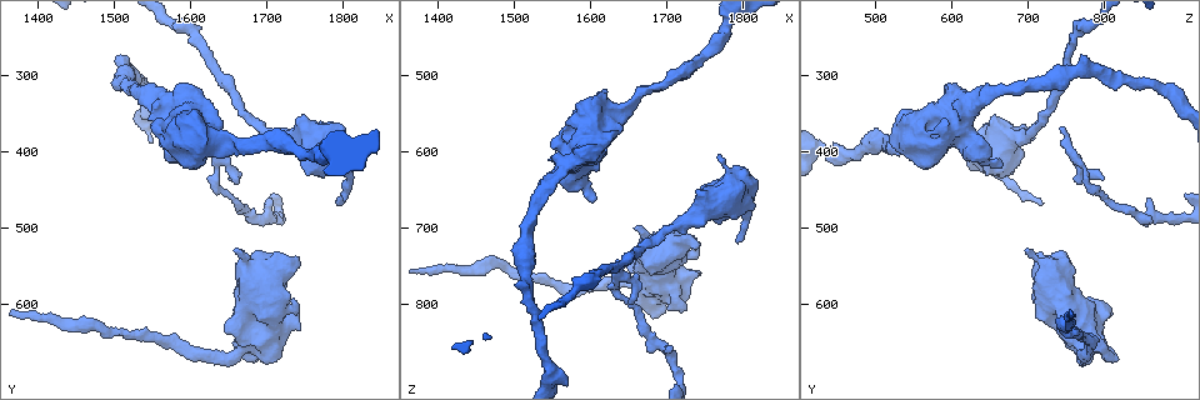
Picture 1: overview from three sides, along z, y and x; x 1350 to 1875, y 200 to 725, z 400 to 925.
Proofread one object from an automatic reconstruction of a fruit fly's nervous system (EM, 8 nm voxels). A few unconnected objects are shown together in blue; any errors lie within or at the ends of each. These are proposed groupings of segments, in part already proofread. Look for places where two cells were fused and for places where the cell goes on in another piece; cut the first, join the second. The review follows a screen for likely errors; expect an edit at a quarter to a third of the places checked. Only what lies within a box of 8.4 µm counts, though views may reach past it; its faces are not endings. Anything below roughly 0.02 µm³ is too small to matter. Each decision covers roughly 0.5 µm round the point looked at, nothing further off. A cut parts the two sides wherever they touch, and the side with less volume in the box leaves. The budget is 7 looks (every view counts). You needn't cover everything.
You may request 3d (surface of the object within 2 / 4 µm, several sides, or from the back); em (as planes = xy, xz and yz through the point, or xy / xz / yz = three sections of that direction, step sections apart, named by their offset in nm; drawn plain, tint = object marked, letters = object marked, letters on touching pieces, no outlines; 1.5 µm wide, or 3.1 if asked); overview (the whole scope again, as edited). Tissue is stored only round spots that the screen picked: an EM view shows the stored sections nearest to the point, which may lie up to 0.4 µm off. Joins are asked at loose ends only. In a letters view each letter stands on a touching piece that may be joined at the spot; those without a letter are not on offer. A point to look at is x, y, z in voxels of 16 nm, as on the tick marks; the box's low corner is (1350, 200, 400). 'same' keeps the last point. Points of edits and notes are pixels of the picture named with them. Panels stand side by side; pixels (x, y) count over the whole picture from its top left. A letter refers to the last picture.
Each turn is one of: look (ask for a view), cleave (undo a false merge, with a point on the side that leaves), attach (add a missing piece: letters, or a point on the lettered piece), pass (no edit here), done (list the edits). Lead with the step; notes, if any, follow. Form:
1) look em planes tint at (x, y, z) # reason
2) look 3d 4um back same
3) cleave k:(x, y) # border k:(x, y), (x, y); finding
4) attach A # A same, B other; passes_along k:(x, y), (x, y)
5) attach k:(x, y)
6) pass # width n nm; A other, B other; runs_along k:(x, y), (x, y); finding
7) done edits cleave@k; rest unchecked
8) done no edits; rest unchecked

look 3d 2um at (1795, 460, 715) # an open end

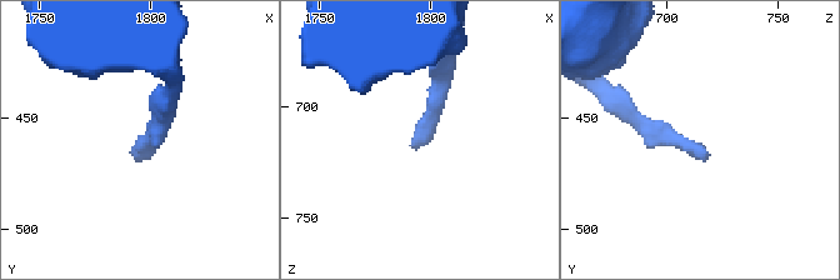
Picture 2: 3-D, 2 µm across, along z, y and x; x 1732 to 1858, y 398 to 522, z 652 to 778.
look em xy step 8 letters at (1792, 462, 716) # now the EM

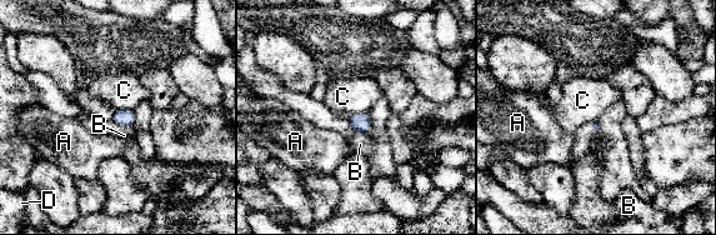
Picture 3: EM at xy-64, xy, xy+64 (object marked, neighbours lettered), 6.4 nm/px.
pass # longest_contact C 110 nm; A other, B other, C other, D other; border 3:(131, 108), (118, 108), (115, 110); none of them fits

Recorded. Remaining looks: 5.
look em xz step 4 letters at (1640, 370, 740) # thin end

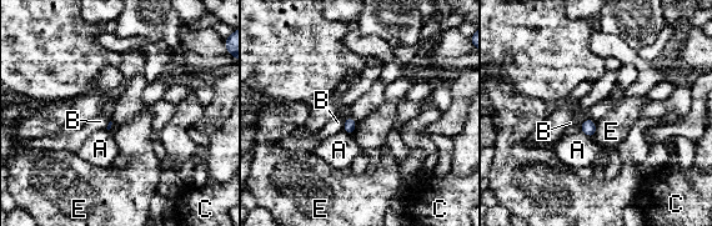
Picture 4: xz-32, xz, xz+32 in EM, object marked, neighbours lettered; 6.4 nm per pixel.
look em planes letters same

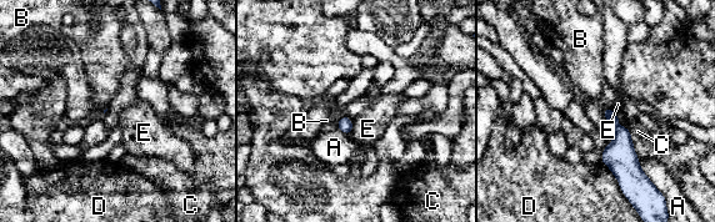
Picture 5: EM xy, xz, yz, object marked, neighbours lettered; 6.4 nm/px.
pass # A other, B other, C other, D other, E other; border 5:(353, 120), (353, 132), (350, 135); no lettered piece goes on from it

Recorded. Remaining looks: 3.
look em yz step 8 tint at (1560, 375, 575)

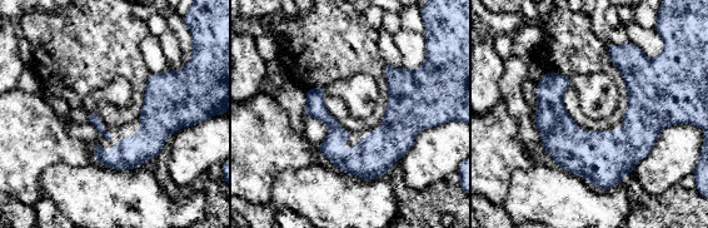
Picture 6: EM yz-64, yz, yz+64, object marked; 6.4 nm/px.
look em planes letters same # another direction

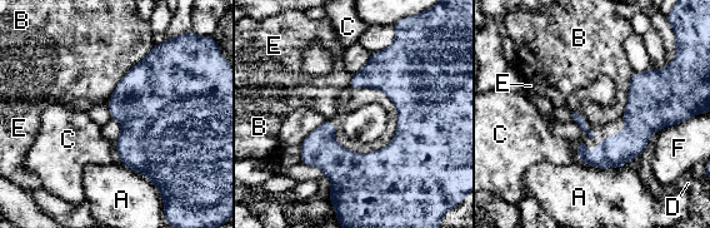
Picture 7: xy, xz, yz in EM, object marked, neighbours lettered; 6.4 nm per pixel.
pass # A other, B other, C other, D other, E other, F other; border 7:(144, 55), (119, 82), (109, 97); none of them fits

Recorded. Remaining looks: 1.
done no edits; rest unchecked

